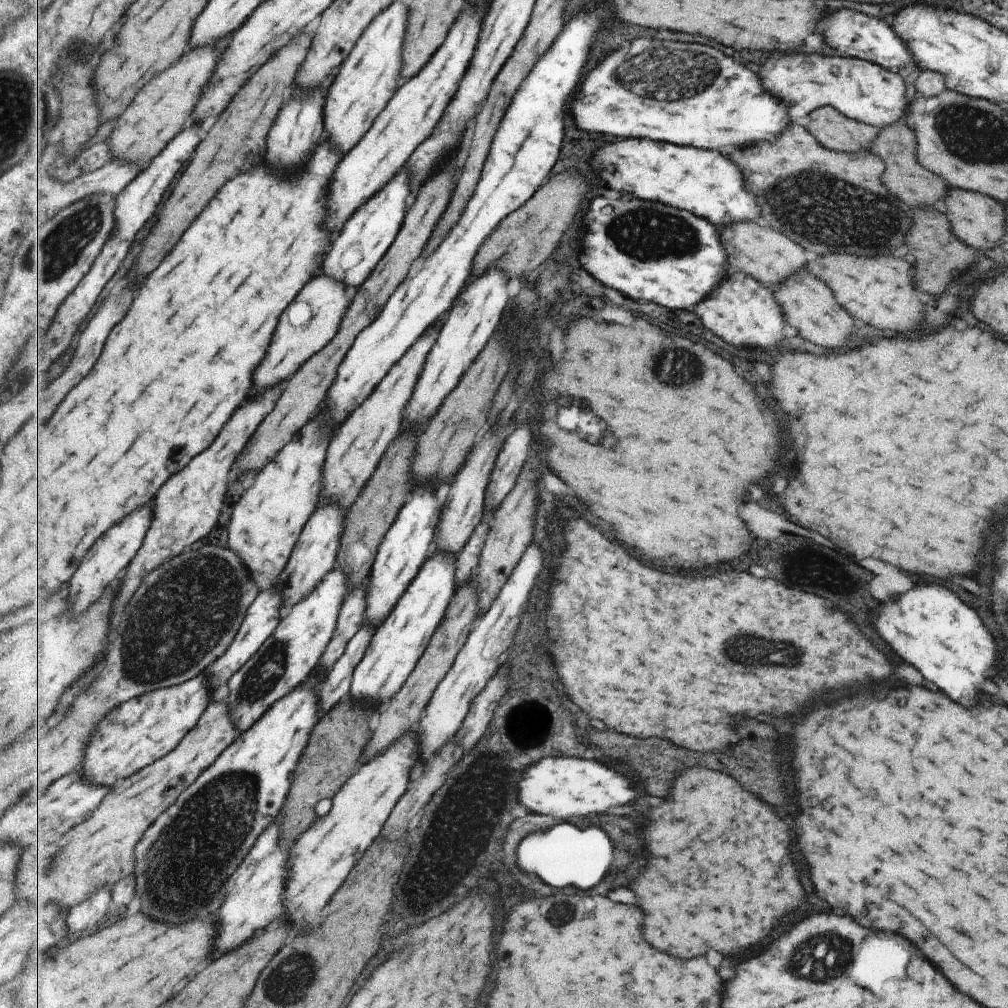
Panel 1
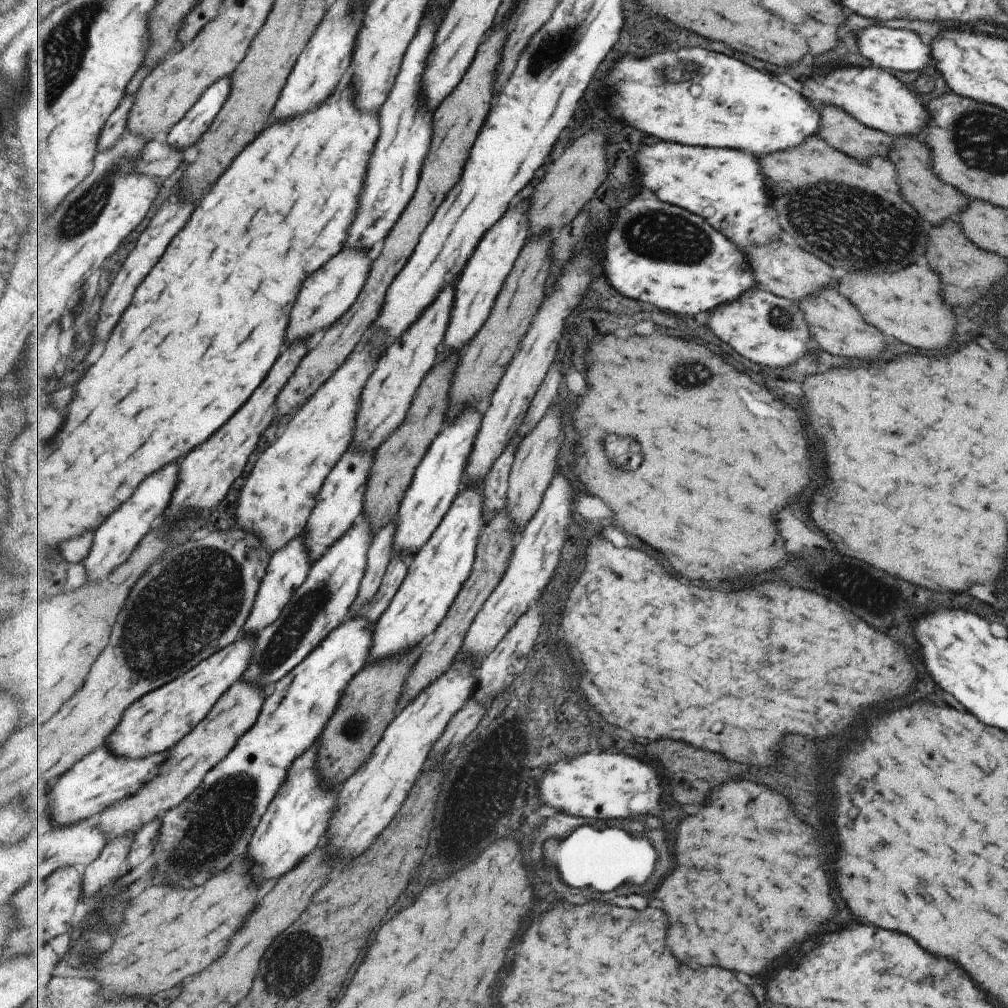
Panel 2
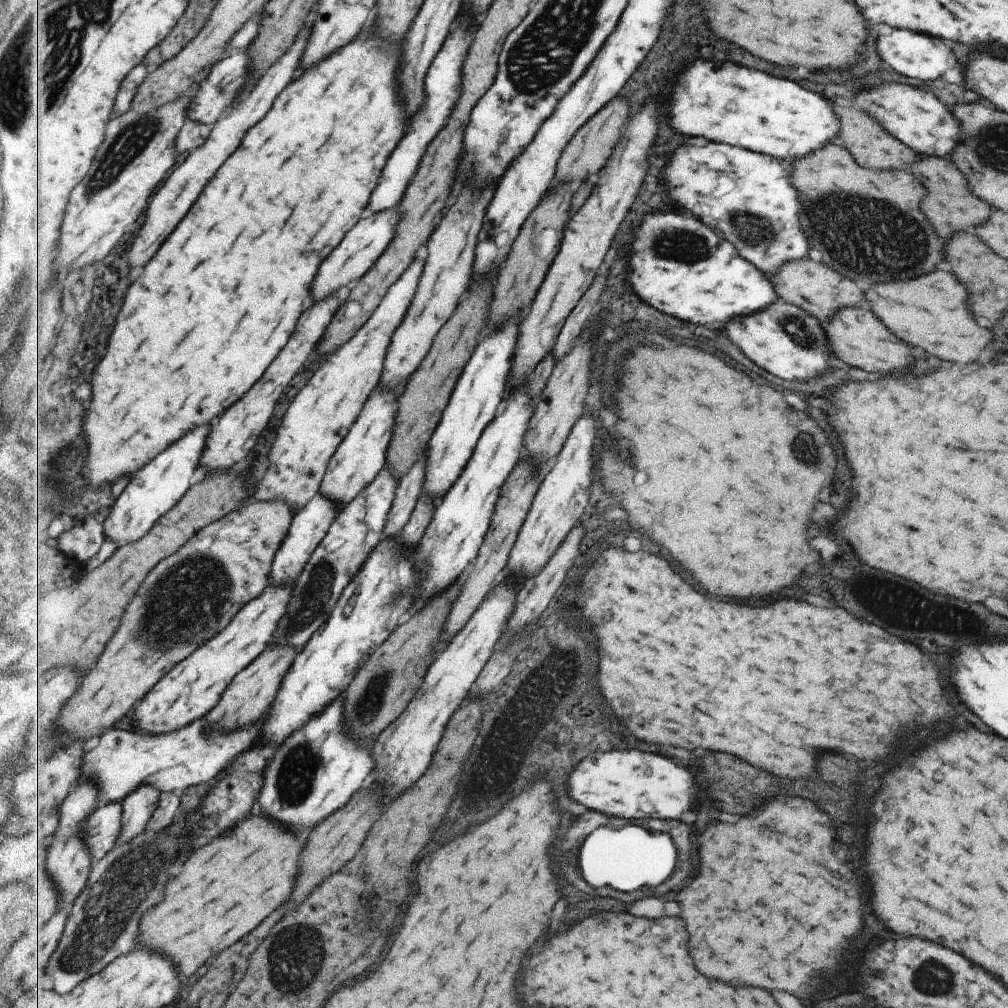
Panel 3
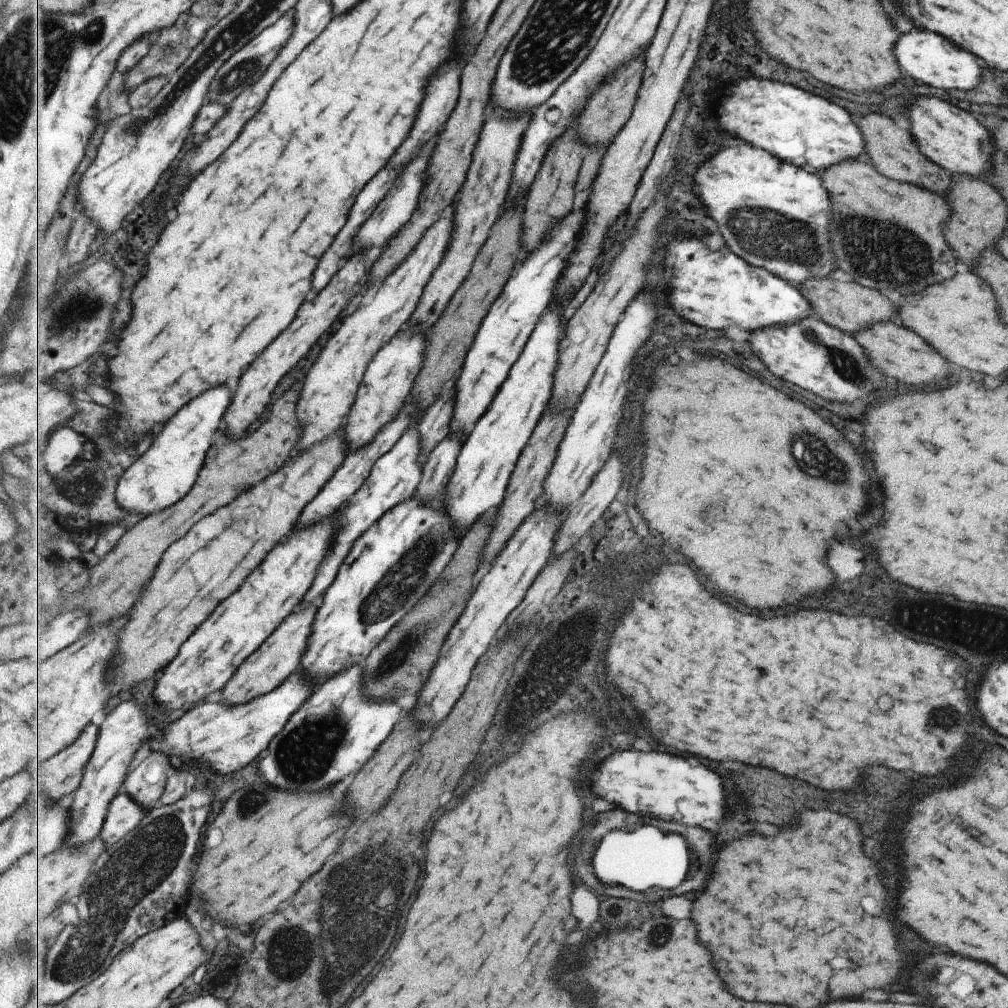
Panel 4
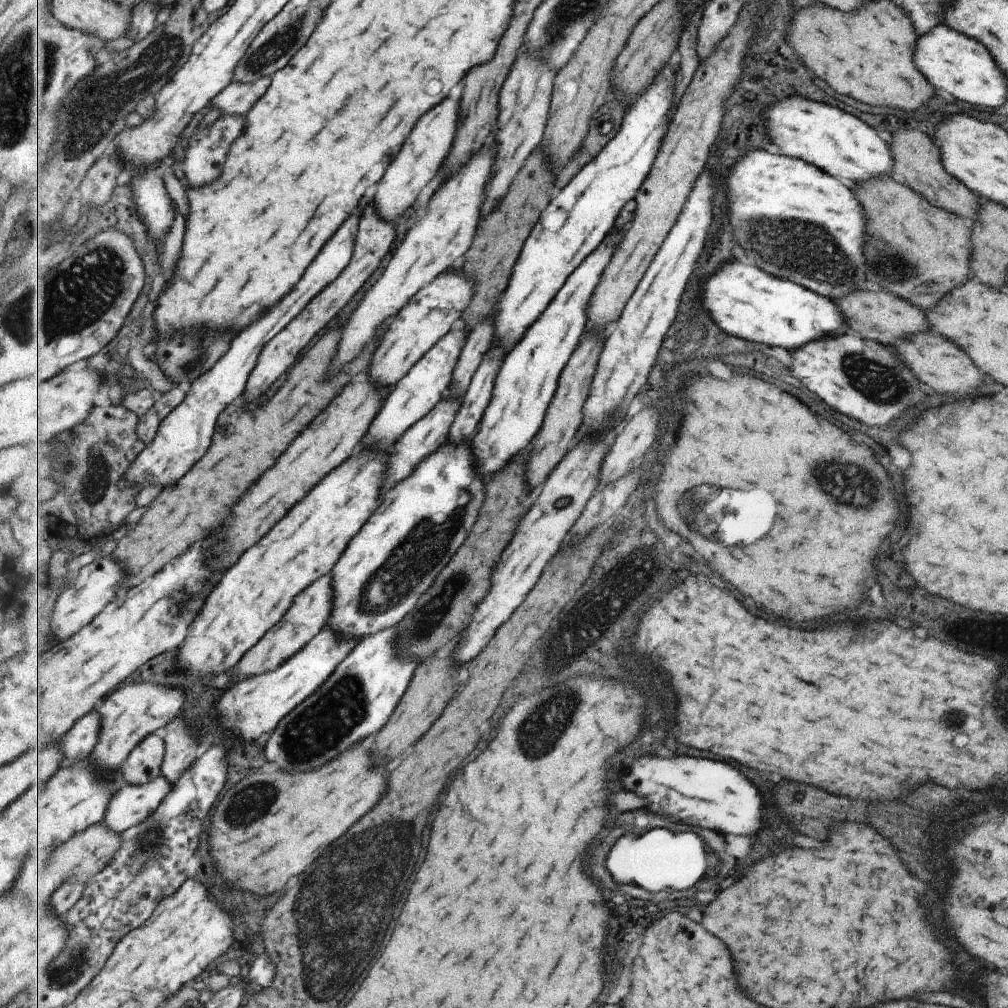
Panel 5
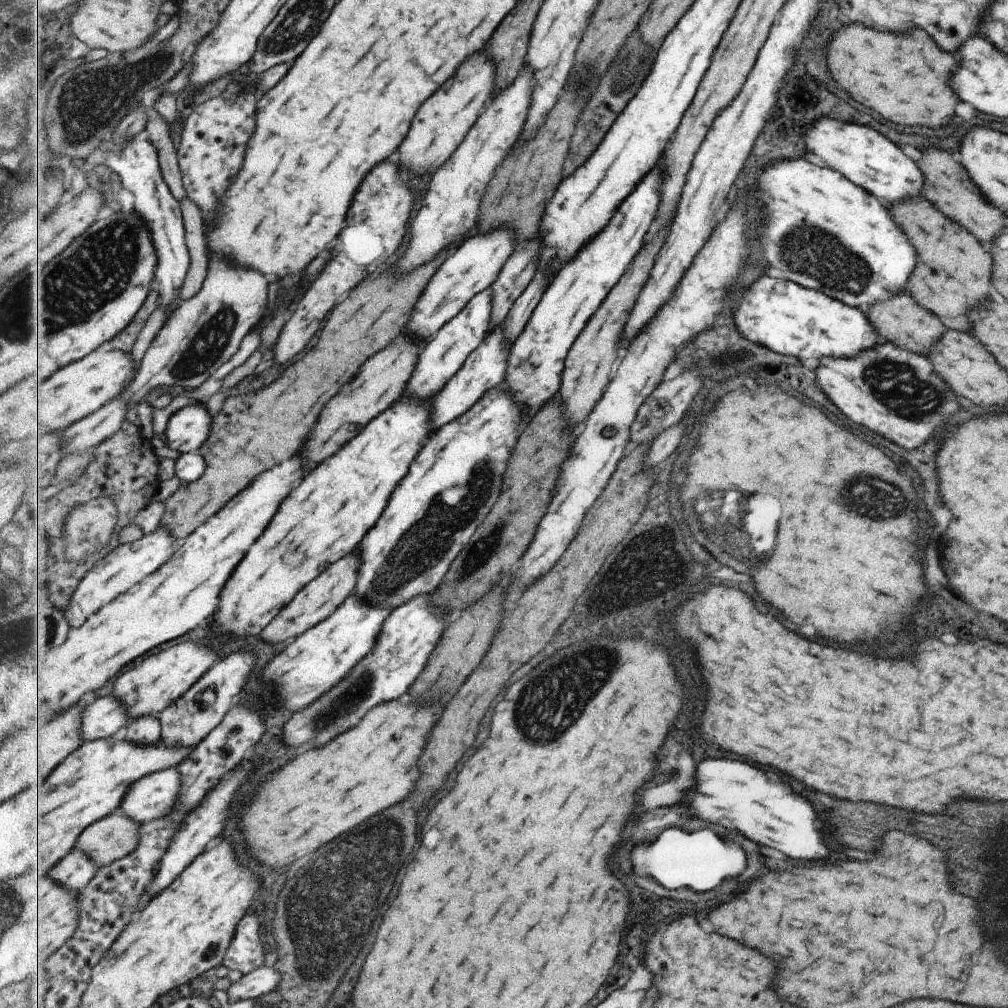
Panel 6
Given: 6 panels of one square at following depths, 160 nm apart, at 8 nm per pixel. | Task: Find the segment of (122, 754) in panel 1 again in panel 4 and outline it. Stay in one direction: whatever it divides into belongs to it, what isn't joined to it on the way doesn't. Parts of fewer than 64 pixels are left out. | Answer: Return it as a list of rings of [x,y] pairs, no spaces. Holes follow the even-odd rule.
[[[331,518],[321,524],[315,524],[311,530],[309,528],[305,532],[299,530],[299,534],[291,534],[287,538],[287,542],[279,544],[275,548],[275,554],[271,554],[271,558],[267,558],[267,562],[263,562],[263,566],[259,566],[259,570],[251,576],[251,582],[247,582],[247,586],[243,586],[243,590],[239,590],[239,594],[233,594],[227,602],[223,602],[223,606],[219,606],[219,610],[215,610],[215,614],[191,636],[191,642],[187,642],[187,646],[183,646],[183,650],[179,652],[179,658],[175,658],[175,662],[171,662],[171,666],[167,666],[167,670],[163,672],[163,678],[159,680],[157,690],[155,690],[157,703],[167,710],[181,710],[182,708],[185,712],[189,712],[195,705],[203,704],[203,700],[207,700],[211,694],[222,692],[245,660],[259,650],[279,628],[279,625],[283,624],[286,618],[299,608],[307,591],[314,584],[323,558],[327,556],[331,544],[334,543],[335,534],[333,532],[335,532],[335,522]]]

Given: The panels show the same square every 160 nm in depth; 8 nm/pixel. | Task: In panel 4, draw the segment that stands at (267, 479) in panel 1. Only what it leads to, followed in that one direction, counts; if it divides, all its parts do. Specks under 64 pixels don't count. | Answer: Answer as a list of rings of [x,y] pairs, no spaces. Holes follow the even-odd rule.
[[[456,202],[430,228],[414,252],[403,261],[402,266],[381,283],[372,302],[349,316],[321,350],[323,354],[319,362],[311,368],[299,402],[299,422],[303,430],[303,438],[298,442],[299,448],[307,450],[307,446],[311,448],[315,444],[321,444],[343,428],[343,422],[355,404],[355,396],[359,392],[359,386],[362,386],[363,376],[371,361],[403,330],[419,306],[427,283],[441,264],[452,241],[455,207]]]

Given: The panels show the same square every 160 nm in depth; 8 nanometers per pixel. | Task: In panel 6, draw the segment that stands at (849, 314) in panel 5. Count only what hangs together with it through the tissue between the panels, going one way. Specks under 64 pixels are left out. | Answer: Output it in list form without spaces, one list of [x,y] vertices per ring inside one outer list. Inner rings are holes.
[[[893,295],[884,301],[870,304],[863,310],[870,325],[875,329],[879,341],[893,343],[900,349],[927,356],[930,346],[943,334],[946,329],[941,321],[928,310],[921,308],[909,295]]]

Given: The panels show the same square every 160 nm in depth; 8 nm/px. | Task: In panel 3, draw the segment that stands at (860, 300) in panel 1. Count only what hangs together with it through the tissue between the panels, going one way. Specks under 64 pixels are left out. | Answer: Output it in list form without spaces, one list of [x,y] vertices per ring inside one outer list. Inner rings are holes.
[[[933,270],[925,276],[921,274],[909,280],[875,284],[863,292],[869,310],[891,334],[903,342],[909,342],[911,346],[925,350],[931,356],[949,362],[975,360],[991,340],[991,334],[979,328],[963,308],[967,295],[965,287],[955,276],[941,270]]]

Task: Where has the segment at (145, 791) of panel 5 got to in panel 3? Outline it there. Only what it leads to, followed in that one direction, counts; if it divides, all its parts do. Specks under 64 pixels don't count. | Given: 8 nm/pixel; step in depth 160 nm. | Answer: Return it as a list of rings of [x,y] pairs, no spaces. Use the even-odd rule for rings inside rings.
[[[121,803],[101,804],[86,818],[82,837],[93,858],[100,861],[116,846],[122,833],[123,809]]]

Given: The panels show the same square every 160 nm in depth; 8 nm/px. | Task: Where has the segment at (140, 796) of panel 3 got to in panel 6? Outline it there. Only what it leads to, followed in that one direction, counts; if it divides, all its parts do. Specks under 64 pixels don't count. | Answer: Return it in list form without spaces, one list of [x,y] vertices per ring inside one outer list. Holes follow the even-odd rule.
[[[147,715],[133,720],[114,737],[140,747],[152,747],[162,740],[162,722],[159,716]]]

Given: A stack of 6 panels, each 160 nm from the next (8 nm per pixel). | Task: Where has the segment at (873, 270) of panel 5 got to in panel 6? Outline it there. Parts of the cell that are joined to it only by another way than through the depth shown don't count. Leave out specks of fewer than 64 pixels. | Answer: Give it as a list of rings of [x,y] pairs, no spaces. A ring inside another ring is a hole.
[[[923,196],[897,199],[887,212],[897,222],[907,242],[913,242],[912,247],[917,254],[915,268],[901,290],[921,308],[935,315],[946,329],[968,332],[968,310],[989,300],[987,289],[992,260],[985,246],[961,225],[941,214]]]

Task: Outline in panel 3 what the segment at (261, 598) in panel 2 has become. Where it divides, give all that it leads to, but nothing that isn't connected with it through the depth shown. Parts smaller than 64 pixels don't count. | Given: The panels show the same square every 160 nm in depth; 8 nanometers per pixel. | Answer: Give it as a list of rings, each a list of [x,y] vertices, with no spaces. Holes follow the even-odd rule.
[[[317,494],[305,509],[294,516],[290,532],[287,533],[286,540],[283,541],[282,548],[279,549],[279,554],[274,558],[274,565],[270,574],[271,584],[277,587],[296,584],[296,580],[309,564],[313,553],[319,548],[325,536],[329,534],[329,529],[339,514],[339,508],[327,497]]]

